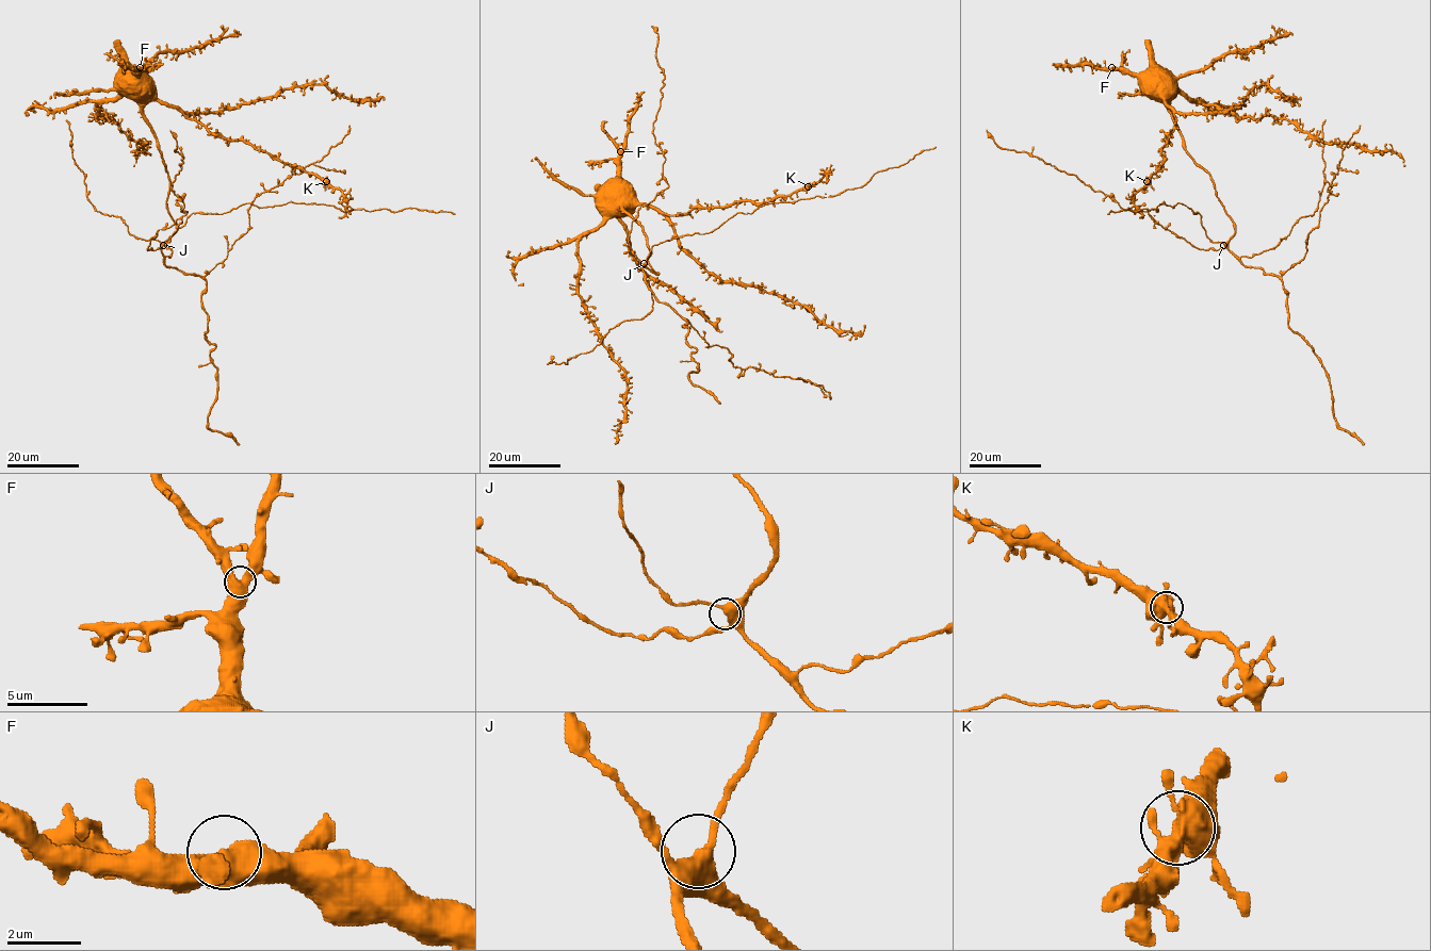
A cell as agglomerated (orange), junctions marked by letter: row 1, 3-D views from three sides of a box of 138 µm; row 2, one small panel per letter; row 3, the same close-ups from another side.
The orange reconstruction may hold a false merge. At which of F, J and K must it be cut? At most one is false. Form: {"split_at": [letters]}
{"split_at": []}

